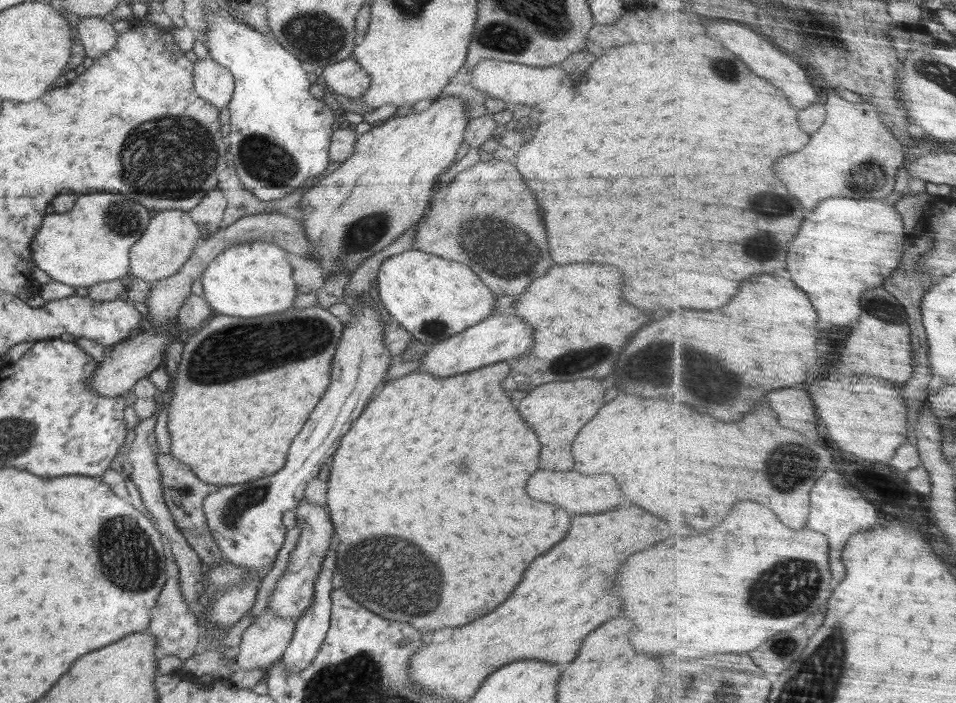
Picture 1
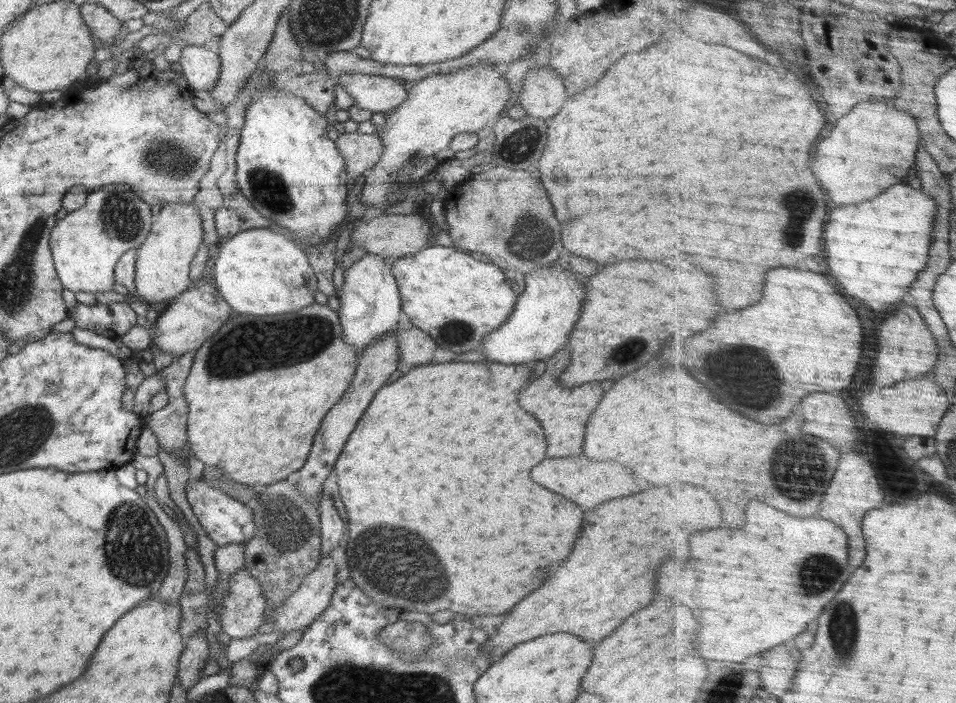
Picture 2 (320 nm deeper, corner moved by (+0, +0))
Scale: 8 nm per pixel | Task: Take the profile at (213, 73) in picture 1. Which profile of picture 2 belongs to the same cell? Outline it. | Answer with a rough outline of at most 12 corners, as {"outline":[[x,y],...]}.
{"outline":[[186,45],[178,60],[187,83],[211,92],[220,57]]}

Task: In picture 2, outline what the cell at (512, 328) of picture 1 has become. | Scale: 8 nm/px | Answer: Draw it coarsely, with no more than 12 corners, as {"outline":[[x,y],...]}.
{"outline":[[556,264],[525,274],[524,291],[478,348],[526,365],[568,344],[586,298]]}

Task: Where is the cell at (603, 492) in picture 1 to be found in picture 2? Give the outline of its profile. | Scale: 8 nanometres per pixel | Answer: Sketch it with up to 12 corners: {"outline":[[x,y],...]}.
{"outline":[[546,458],[534,482],[592,510],[640,490],[632,470]]}

